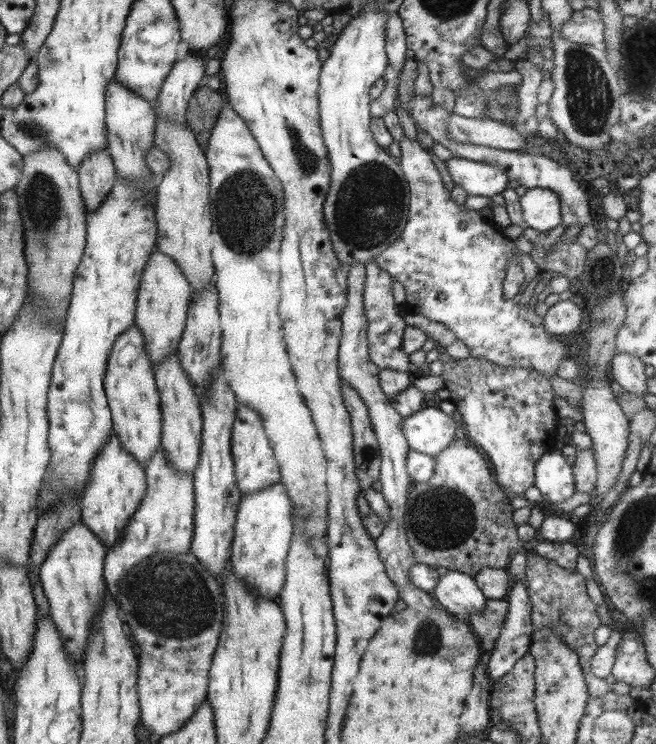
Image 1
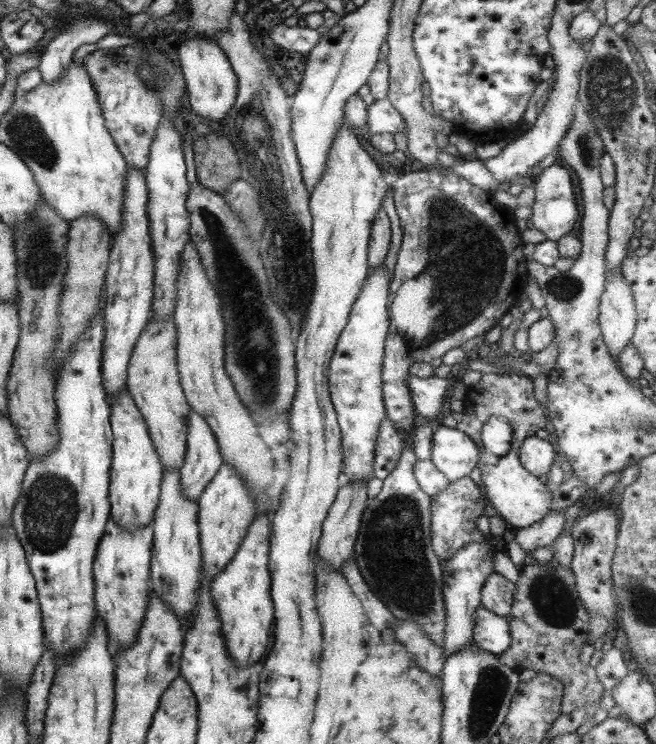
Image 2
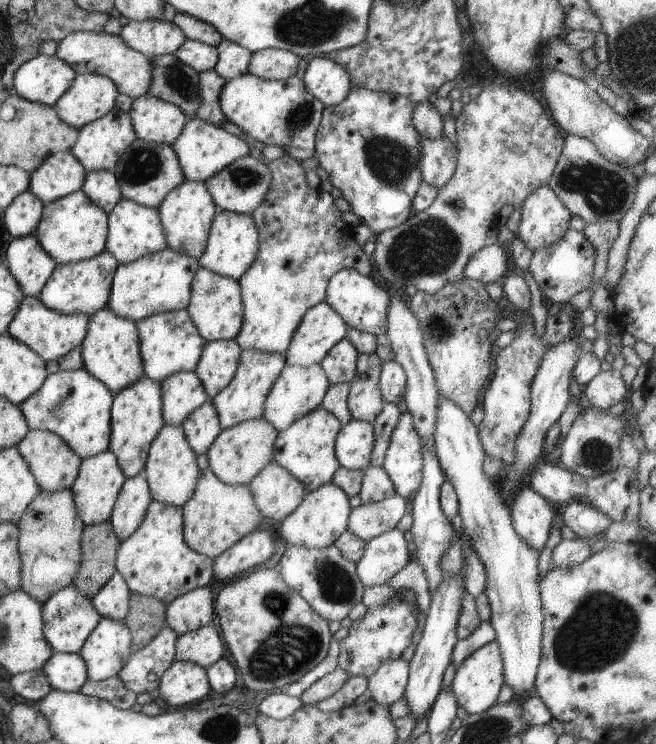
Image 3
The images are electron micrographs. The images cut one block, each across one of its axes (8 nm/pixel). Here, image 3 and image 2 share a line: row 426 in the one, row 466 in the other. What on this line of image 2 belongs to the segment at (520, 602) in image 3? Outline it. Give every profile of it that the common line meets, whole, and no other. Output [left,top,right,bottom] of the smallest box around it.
[429,424,478,483]

